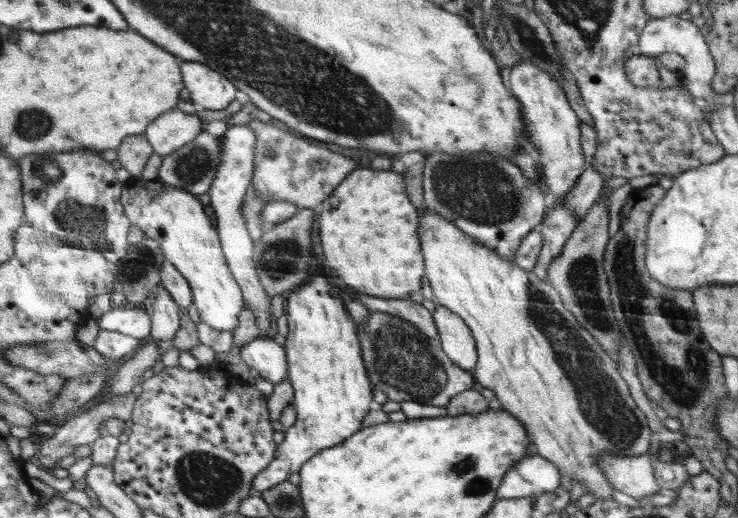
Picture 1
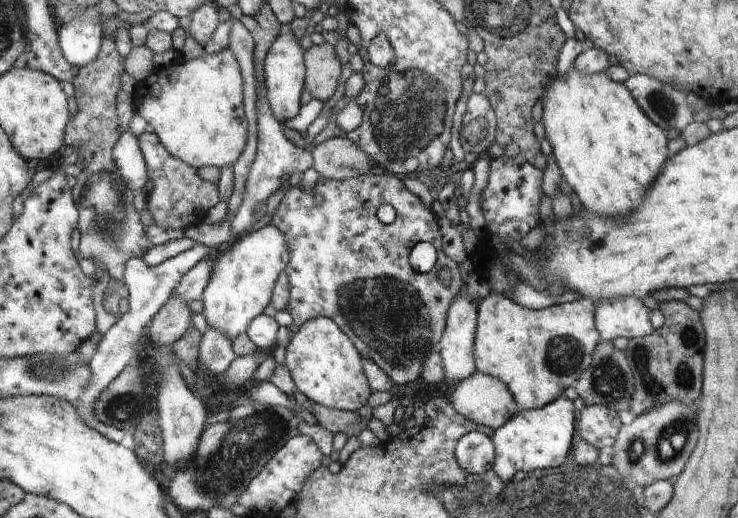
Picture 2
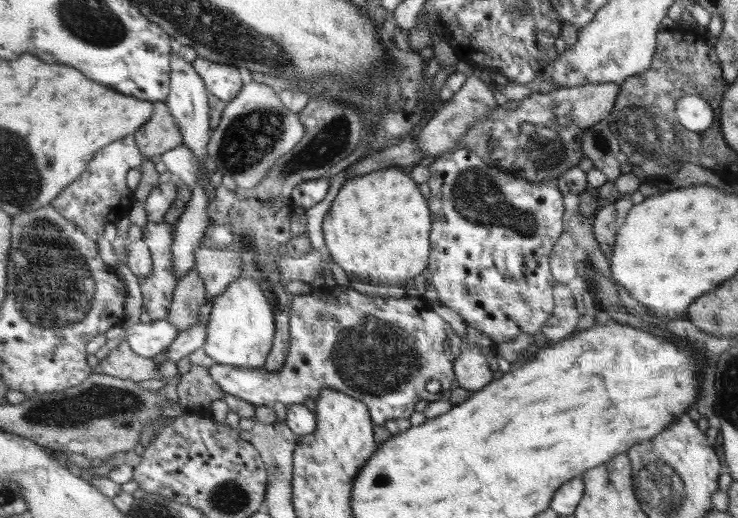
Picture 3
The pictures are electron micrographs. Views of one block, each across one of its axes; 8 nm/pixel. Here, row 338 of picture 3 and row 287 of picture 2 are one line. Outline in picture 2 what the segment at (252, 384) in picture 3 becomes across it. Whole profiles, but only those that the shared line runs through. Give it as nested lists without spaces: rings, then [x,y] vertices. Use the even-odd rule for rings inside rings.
[[[374,170],[365,175],[340,180],[320,176],[311,190],[302,190],[302,188],[299,187],[297,180],[294,180],[289,189],[284,192],[284,197],[274,214],[272,214],[269,223],[271,225],[276,225],[278,230],[281,230],[285,234],[291,252],[289,264],[285,266],[284,272],[290,277],[290,294],[292,295],[286,309],[290,312],[294,324],[301,327],[306,321],[316,318],[317,316],[331,318],[339,327],[341,327],[342,331],[345,331],[345,333],[349,335],[352,342],[354,342],[357,349],[362,354],[362,358],[373,360],[393,380],[398,390],[408,384],[408,382],[414,382],[414,380],[418,379],[423,372],[424,362],[428,354],[434,350],[438,351],[440,348],[439,342],[445,332],[444,320],[448,320],[446,318],[446,314],[449,314],[448,308],[451,308],[453,304],[452,300],[457,298],[456,294],[460,292],[460,286],[464,286],[464,282],[460,284],[460,268],[458,268],[458,264],[456,264],[455,261],[452,262],[452,260],[444,254],[444,250],[442,250],[442,246],[440,246],[440,230],[438,230],[438,224],[436,224],[432,212],[430,212],[429,208],[426,208],[426,205],[420,198],[416,197],[415,194],[412,194],[412,192],[406,188],[403,179],[392,173],[378,170]],[[315,196],[320,196],[322,200],[320,200],[320,202],[315,202]],[[382,204],[390,204],[390,206],[393,206],[394,210],[396,210],[396,219],[389,225],[383,224],[378,217],[376,217],[376,210],[378,210],[378,207],[382,206]],[[421,242],[430,243],[432,246],[435,246],[435,249],[437,250],[438,257],[436,266],[434,266],[429,273],[418,273],[413,271],[409,263],[409,254],[412,246]],[[442,268],[448,268],[448,270],[450,270],[452,276],[452,283],[450,286],[444,286],[444,284],[440,282],[438,276]]]

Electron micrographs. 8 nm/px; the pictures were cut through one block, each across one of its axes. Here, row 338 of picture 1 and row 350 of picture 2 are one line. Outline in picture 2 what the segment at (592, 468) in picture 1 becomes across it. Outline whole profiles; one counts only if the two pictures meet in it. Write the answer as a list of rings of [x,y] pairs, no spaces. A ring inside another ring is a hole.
[[[496,291],[479,306],[479,329],[475,338],[477,371],[500,378],[521,409],[539,409],[564,396],[569,386],[591,363],[598,340],[596,302],[586,297],[569,303],[554,303],[543,309],[527,309],[510,296]]]

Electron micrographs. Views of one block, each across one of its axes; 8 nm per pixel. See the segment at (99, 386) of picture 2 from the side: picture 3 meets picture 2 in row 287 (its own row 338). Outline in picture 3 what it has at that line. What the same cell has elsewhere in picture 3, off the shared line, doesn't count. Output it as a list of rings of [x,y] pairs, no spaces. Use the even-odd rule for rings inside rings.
[[[166,319],[152,320],[150,323],[139,322],[124,329],[126,342],[139,355],[146,358],[160,359],[168,346],[176,340],[178,329]]]

